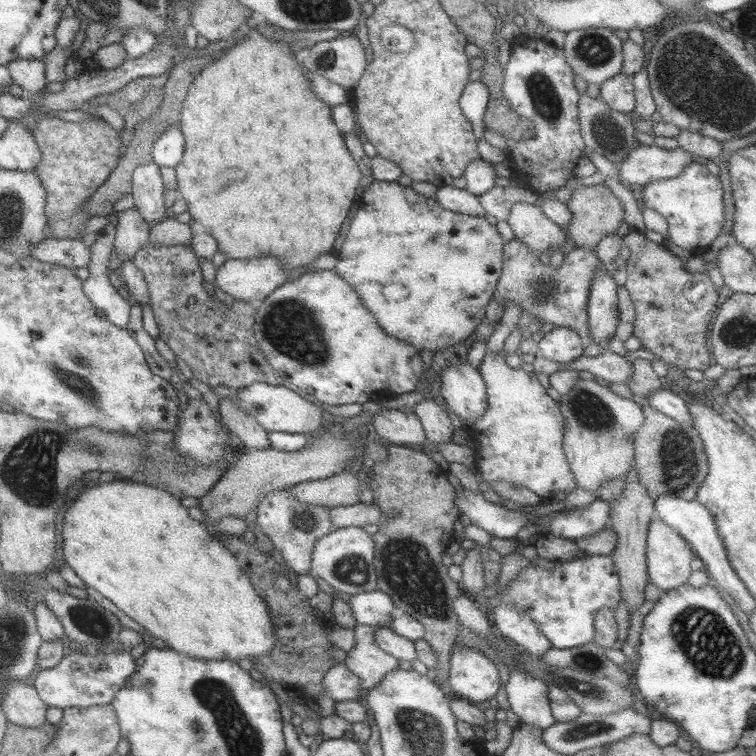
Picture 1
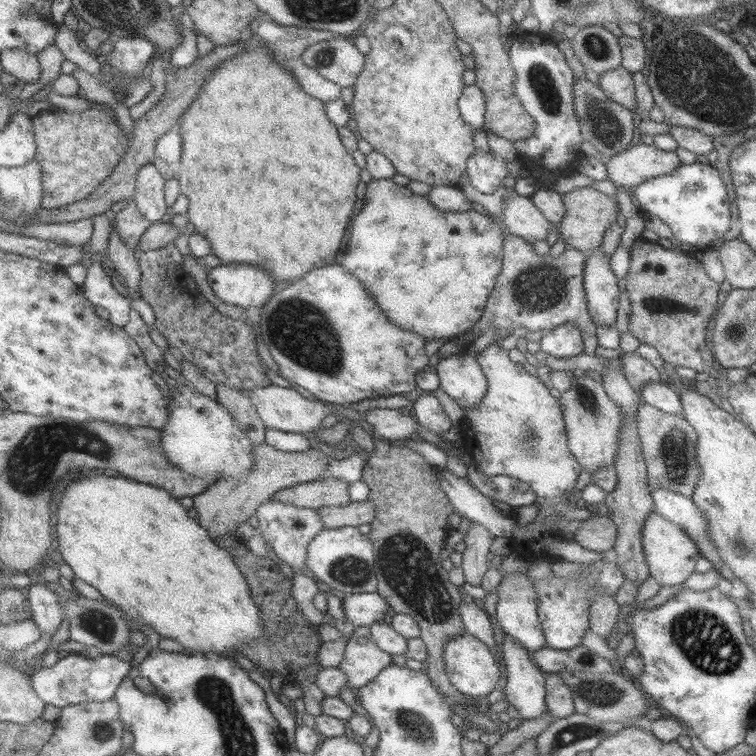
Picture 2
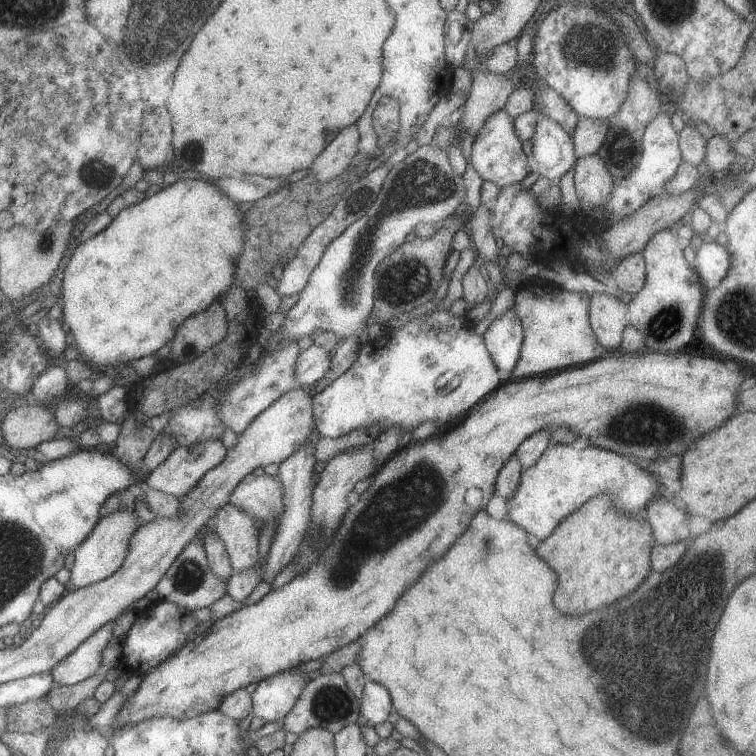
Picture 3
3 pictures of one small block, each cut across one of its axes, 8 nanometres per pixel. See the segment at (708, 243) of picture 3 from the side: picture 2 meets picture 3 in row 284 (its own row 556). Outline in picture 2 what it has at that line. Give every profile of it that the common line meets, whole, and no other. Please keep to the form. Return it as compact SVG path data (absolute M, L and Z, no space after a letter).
M664 487L651 488L655 510L660 516L681 526L682 530L697 544L701 556L710 560L722 578L731 582L735 574L723 564L714 543L707 537L707 522L703 512L694 501L683 494Z

